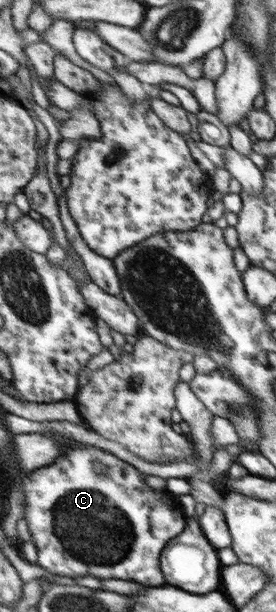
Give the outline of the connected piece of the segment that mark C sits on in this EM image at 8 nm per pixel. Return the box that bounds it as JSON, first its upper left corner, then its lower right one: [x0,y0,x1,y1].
[21,439,187,587]

